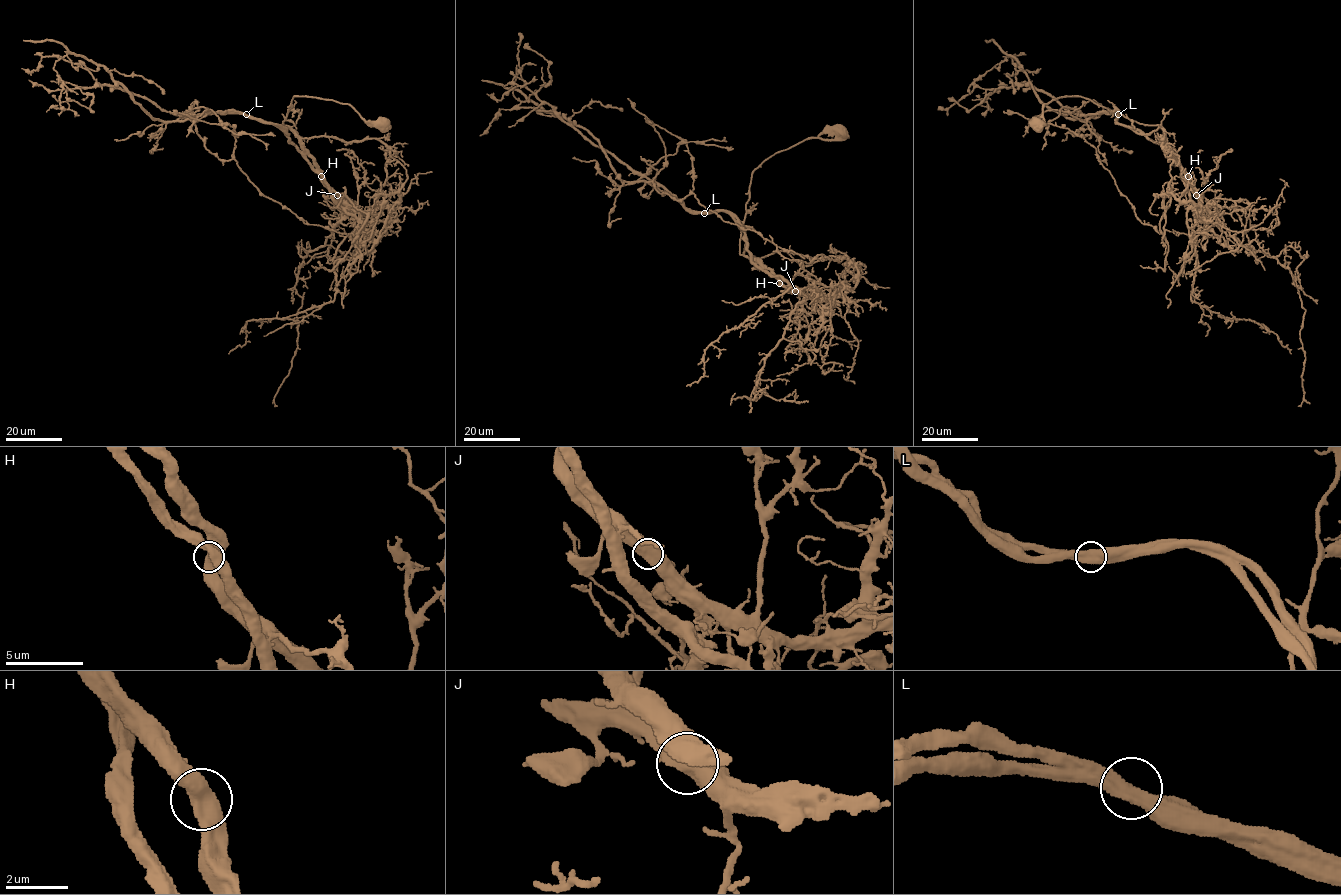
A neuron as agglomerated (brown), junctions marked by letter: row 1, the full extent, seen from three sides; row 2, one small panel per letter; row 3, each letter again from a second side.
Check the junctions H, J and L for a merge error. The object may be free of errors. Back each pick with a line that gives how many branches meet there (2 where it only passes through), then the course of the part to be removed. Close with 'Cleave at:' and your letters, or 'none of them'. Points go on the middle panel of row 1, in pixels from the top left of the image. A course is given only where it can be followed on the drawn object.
L: 2 | (704, 212), (729, 210), (758, 267), (820, 293), (791, 286), (765, 303), (707, 348), (704, 375), (686, 386)
Cleave at: L

